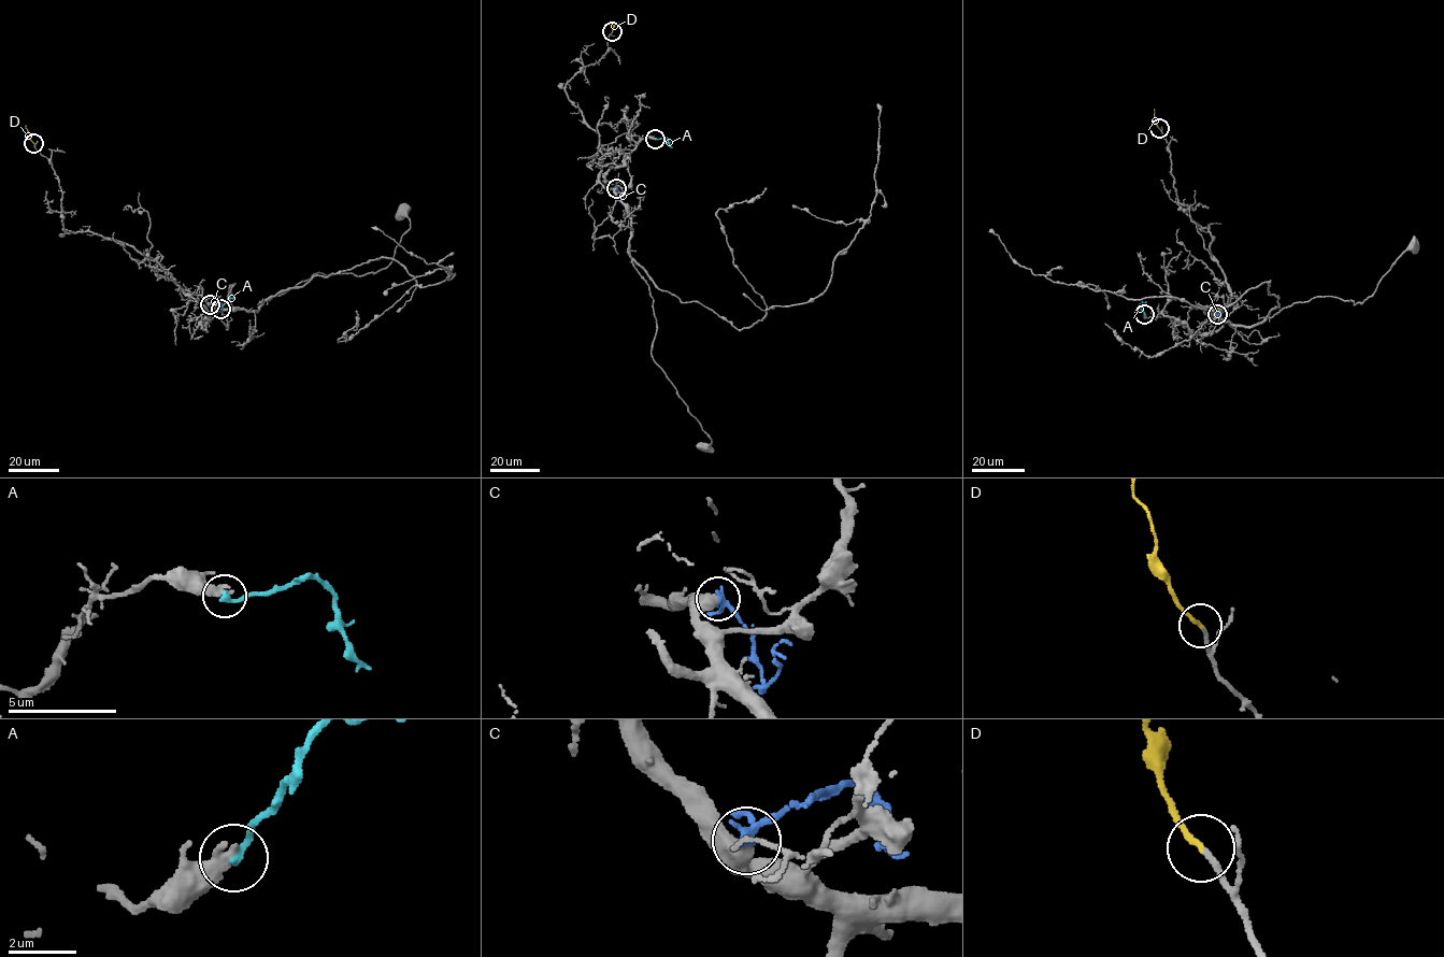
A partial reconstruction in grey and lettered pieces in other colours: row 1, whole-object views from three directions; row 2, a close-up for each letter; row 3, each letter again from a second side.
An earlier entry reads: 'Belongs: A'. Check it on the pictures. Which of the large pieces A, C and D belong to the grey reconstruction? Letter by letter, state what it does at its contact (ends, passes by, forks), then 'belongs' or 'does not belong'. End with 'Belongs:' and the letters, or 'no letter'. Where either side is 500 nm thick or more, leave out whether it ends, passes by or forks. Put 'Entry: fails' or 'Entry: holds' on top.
Entry: fails
A: it ends there; does not belong
C: does not belong
D: it ends there; belongs
Belongs: D

